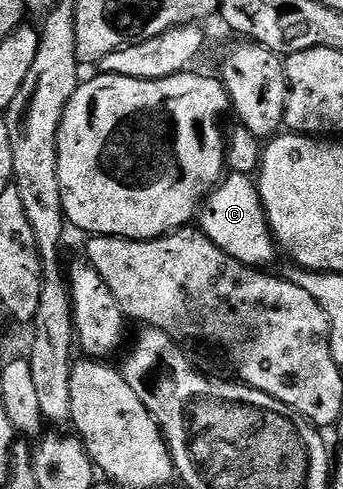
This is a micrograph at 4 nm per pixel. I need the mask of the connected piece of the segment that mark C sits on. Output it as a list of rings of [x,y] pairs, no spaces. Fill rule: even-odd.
[[[229,173],[204,199],[198,215],[198,229],[222,252],[253,268],[268,268],[278,255],[276,239],[268,226],[268,213],[260,203],[260,187],[251,174]]]

